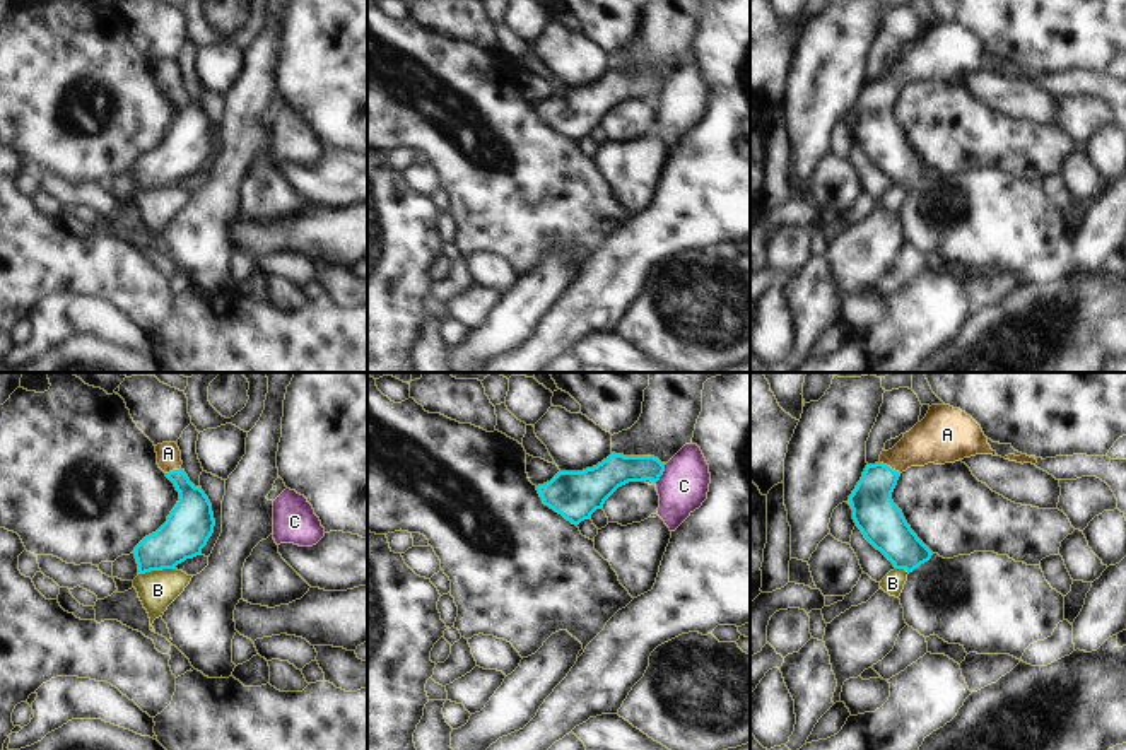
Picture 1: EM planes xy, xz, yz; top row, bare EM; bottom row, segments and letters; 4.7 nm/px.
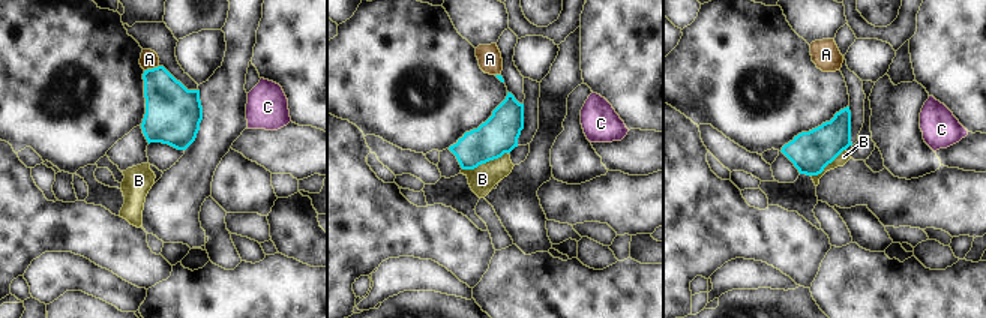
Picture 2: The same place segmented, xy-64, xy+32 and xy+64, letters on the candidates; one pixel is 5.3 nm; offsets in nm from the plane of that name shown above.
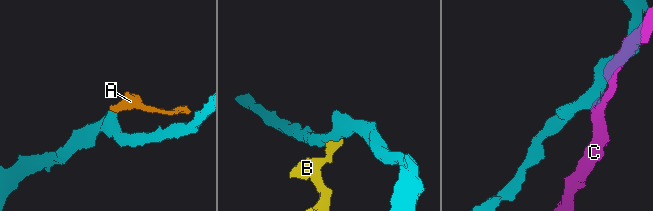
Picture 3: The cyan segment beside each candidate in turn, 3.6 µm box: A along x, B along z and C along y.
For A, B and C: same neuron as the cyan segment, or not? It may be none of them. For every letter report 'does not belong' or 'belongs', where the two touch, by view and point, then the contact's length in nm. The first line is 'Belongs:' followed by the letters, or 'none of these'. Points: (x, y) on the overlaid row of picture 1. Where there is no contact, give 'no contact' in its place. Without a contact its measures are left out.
Belongs: A
A: belongs; contact yz (889, 467); length 110 nm
B: does not belong; contact xy (156, 569); length 180 nm
C: does not belong; contact xz (662, 474); length 110 nm

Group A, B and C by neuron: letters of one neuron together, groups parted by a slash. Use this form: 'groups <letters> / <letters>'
groups A / B / C

